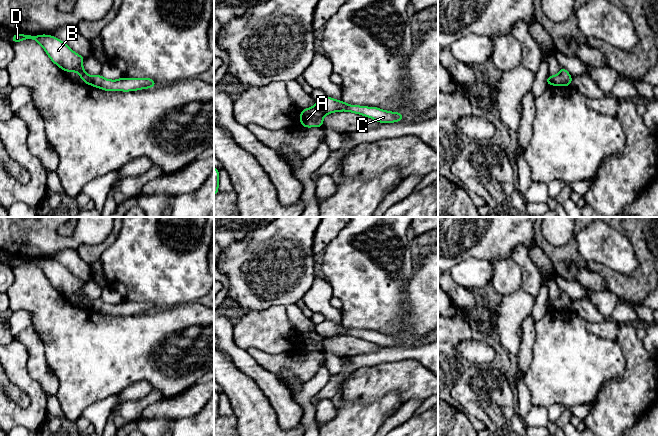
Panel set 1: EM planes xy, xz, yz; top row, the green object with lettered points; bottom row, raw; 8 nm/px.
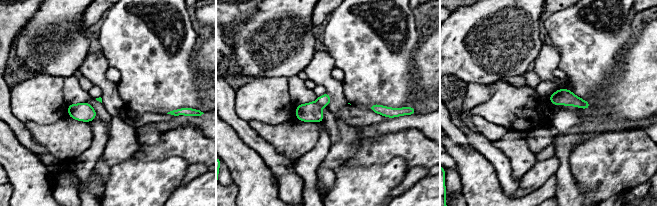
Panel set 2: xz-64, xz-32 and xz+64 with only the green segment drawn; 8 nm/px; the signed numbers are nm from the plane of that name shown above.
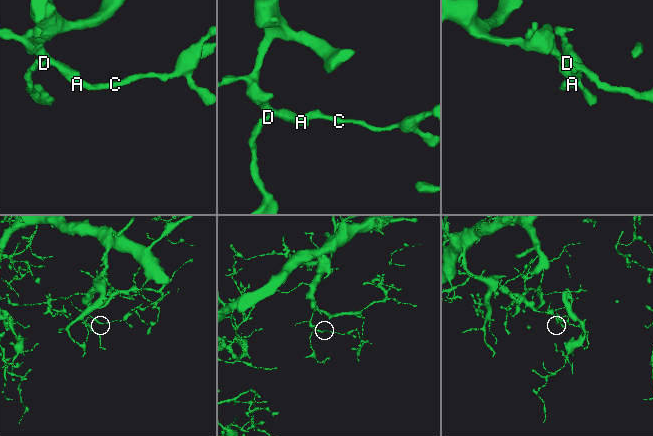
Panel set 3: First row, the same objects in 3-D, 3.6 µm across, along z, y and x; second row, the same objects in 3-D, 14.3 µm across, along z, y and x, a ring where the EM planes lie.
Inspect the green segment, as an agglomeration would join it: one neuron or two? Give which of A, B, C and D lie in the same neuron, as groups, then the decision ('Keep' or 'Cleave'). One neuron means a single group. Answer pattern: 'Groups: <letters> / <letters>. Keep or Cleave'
Groups: A B D / C. Cleave

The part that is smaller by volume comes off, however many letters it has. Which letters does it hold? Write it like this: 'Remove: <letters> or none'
Remove: C

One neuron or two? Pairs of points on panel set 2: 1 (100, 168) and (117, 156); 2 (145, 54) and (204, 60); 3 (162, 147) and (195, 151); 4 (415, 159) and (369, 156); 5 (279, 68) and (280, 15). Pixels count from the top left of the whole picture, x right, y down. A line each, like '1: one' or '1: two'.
1: two
2: two
3: one
4: one
5: one

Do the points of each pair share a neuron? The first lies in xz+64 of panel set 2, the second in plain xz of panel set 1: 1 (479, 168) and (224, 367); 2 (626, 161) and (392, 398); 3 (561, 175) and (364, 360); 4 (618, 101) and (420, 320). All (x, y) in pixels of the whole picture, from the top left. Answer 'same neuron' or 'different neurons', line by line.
1: same neuron
2: different neurons
3: same neuron
4: same neuron

